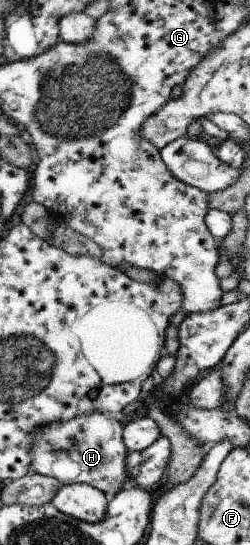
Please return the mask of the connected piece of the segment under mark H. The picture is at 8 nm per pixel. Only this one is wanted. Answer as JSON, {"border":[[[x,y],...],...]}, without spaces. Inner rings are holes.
{"border":[[[100,411],[81,415],[67,422],[54,422],[38,427],[32,443],[31,472],[55,477],[64,485],[87,483],[98,488],[110,501],[129,476],[126,458],[129,453],[122,432],[123,421],[113,419]]]}

